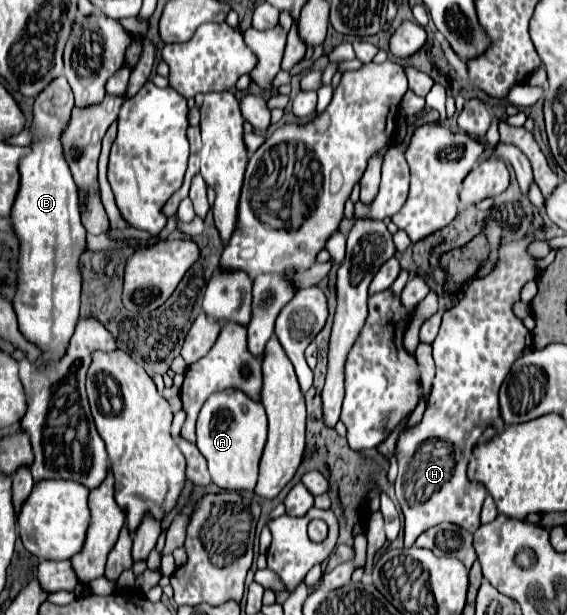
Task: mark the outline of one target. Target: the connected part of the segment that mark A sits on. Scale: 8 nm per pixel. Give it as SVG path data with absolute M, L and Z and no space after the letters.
M236 389L220 391L220 393L214 393L206 399L206 403L200 409L198 421L196 421L196 447L206 457L212 481L220 489L252 491L256 487L258 463L260 463L262 449L264 449L264 443L266 443L266 431L268 431L268 423L266 423L266 413L264 413L262 403L250 399L248 395L244 395L244 391L236 391Z

